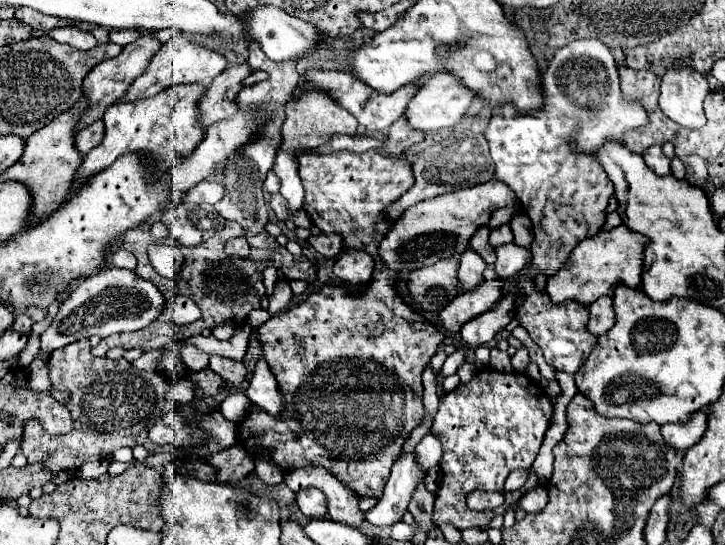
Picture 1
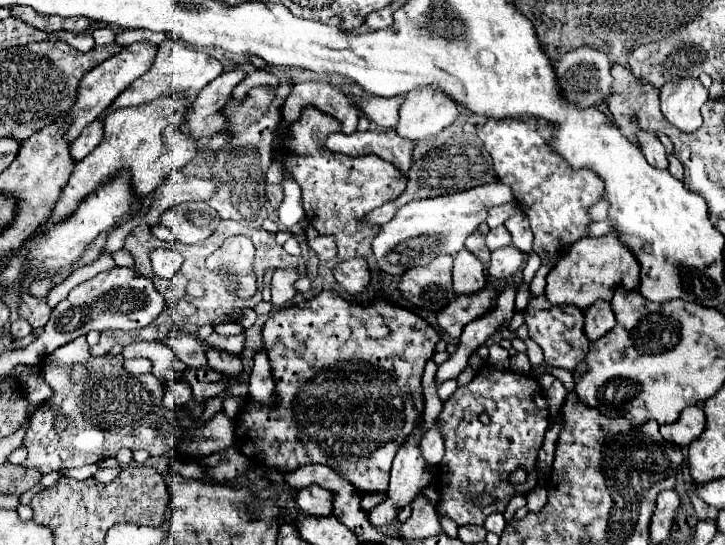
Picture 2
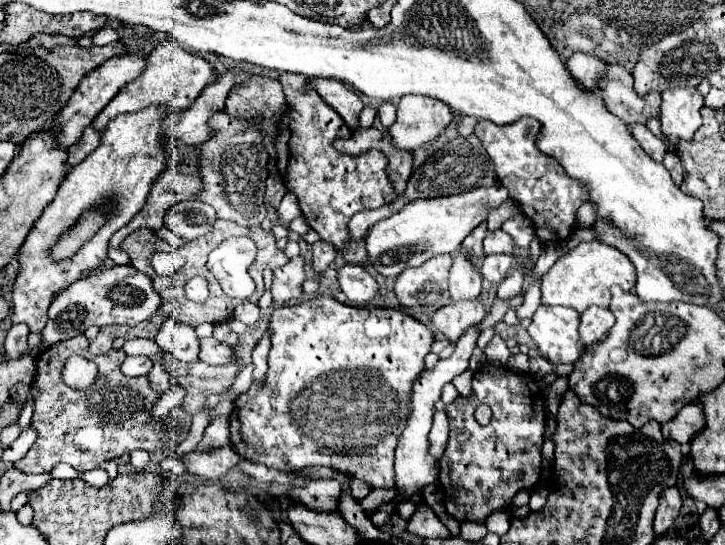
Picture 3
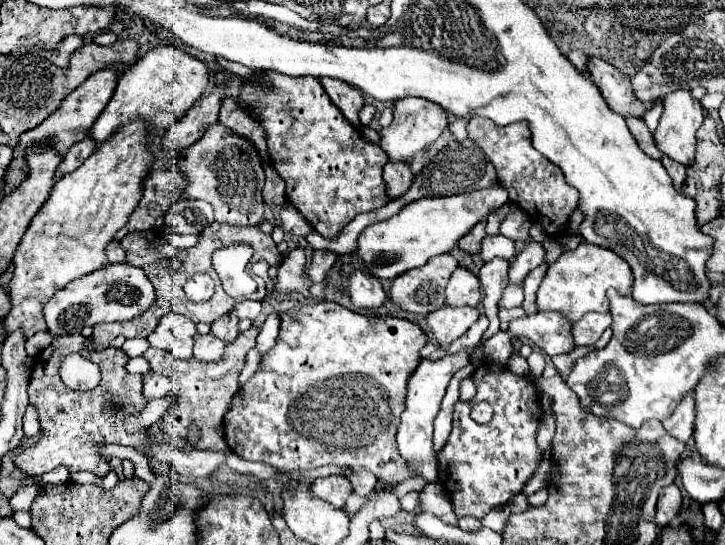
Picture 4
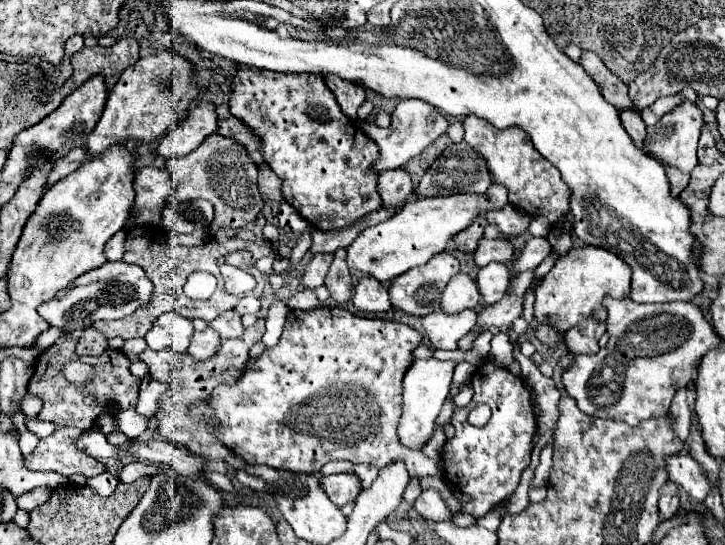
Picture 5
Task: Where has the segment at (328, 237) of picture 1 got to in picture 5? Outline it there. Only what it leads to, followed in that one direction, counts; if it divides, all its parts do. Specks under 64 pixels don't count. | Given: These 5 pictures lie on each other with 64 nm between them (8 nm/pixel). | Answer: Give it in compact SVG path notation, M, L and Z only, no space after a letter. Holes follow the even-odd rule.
M316 254L312 258L312 262L304 268L300 284L306 286L306 288L318 288L318 286L322 286L332 258L334 258L332 254Z

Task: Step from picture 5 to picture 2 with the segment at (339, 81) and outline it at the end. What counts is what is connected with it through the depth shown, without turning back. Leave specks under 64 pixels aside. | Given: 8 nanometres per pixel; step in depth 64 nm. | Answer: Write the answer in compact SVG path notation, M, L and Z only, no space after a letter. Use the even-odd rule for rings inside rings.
M314 80L314 82L302 82L292 88L288 94L282 116L286 126L290 126L304 106L316 106L318 110L324 110L326 114L332 114L342 124L344 134L352 134L358 128L358 108L352 102L352 98L342 90L332 86L326 80Z

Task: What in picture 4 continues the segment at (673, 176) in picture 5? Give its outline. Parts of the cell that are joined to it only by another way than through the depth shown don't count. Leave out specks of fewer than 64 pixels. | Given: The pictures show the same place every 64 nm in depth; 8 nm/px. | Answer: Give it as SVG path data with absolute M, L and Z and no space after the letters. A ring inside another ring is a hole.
M664 158L662 164L664 164L666 172L670 174L670 178L674 182L674 188L680 190L680 186L684 184L684 178L686 178L686 168L684 166L678 166L678 162L672 162L670 158Z

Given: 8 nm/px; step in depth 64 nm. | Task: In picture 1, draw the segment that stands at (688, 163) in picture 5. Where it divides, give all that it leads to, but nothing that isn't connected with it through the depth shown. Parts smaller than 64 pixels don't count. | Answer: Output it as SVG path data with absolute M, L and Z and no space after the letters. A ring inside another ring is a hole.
M688 68L668 70L662 78L660 108L672 122L684 128L702 128L706 124L702 102L708 92L708 82L700 72Z

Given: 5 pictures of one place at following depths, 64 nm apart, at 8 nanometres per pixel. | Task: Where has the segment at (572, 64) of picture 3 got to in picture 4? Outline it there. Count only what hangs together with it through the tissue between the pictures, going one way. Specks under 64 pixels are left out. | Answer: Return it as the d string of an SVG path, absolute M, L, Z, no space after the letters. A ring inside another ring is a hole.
M572 50L572 52L568 54L568 60L570 60L580 72L588 74L588 56L586 56L582 50Z

